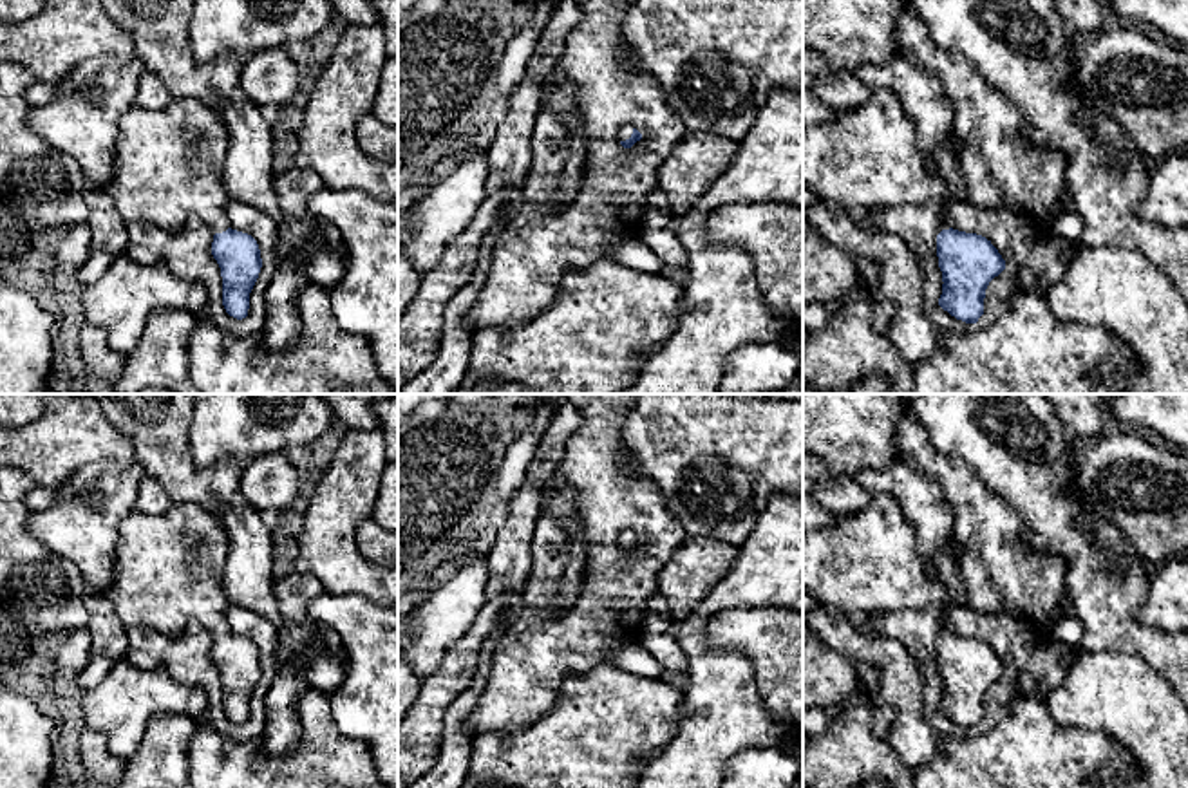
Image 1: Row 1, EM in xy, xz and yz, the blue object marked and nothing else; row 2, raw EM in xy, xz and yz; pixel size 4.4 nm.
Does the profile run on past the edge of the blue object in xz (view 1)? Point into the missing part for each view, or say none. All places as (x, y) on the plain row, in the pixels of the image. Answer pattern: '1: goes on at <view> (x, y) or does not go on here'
1: goes on at xz (624, 537)

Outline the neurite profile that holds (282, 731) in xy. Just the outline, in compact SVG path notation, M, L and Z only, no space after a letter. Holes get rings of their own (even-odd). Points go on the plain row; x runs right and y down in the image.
M295 658L277 671L266 699L266 723L262 746L266 752L284 755L302 739L302 725L297 718L297 701L313 687L304 680L306 660Z

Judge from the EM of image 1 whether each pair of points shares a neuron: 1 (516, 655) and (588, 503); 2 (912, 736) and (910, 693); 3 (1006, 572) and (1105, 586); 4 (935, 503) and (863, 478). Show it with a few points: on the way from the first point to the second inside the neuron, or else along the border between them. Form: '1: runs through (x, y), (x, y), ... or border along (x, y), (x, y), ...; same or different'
1: runs through (559, 635), (606, 588), (606, 546); same
2: runs through (910, 725), (910, 703); same
3: border along (1037, 550), (1064, 562), (1065, 606), (1071, 611); different
4: runs through (917, 494), (901, 479), (881, 479); same

